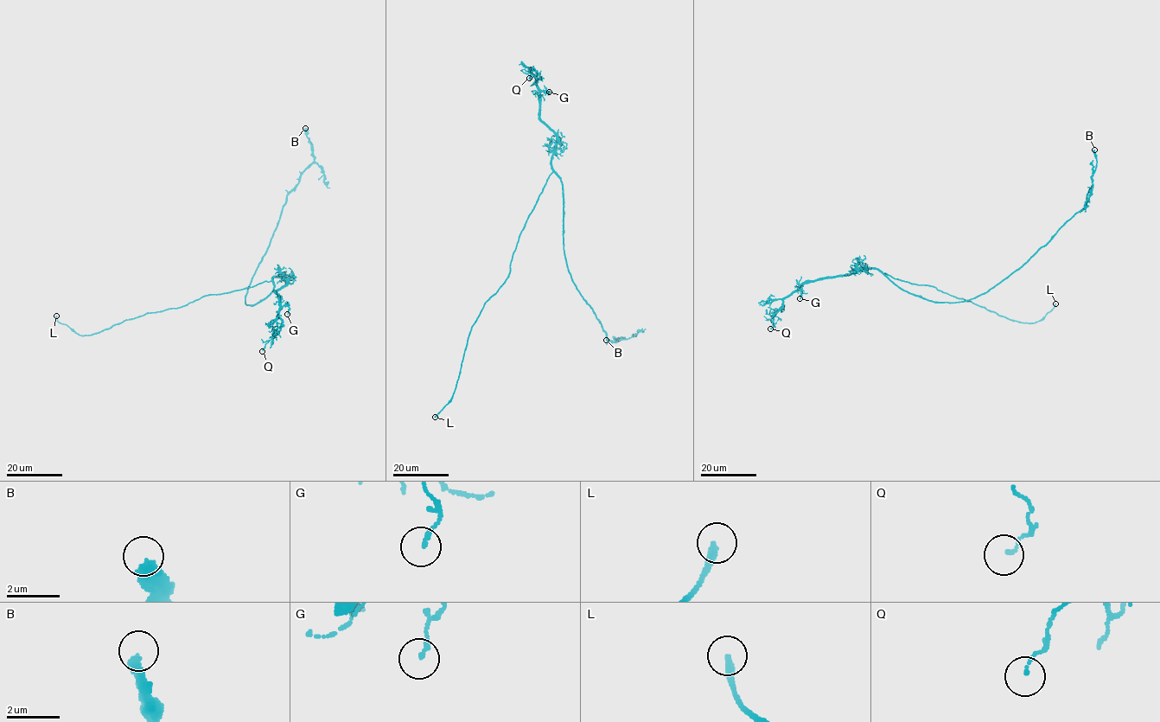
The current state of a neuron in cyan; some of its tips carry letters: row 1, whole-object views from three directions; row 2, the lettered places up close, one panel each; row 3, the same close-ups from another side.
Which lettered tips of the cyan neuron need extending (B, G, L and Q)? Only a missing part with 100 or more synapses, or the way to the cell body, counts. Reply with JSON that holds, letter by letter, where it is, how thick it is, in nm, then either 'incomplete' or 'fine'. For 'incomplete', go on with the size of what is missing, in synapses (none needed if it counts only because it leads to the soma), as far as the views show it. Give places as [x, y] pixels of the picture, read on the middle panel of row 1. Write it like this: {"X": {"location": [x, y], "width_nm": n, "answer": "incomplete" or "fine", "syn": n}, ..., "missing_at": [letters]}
{"B": {"location": [606, 340], "width_nm": 420, "answer": "fine"}, "G": {"location": [549, 92], "width_nm": 160, "answer": "fine"}, "L": {"location": [435, 417], "width_nm": 280, "answer": "incomplete"}, "Q": {"location": [529, 78], "width_nm": 90, "answer": "fine"}, "missing_at": ["L"]}

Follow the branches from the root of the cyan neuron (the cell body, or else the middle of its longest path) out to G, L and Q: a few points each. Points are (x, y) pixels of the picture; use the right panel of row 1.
G: (894, 283), (876, 269), (857, 269), (848, 274), (807, 280), (798, 290), (801, 293), (799, 298)
L: (894, 283), (882, 274), (912, 284), (936, 287), (1003, 316), (1023, 322), (1043, 319), (1055, 303)
Q: (894, 283), (879, 271), (868, 268), (806, 280), (783, 299), (770, 329)

